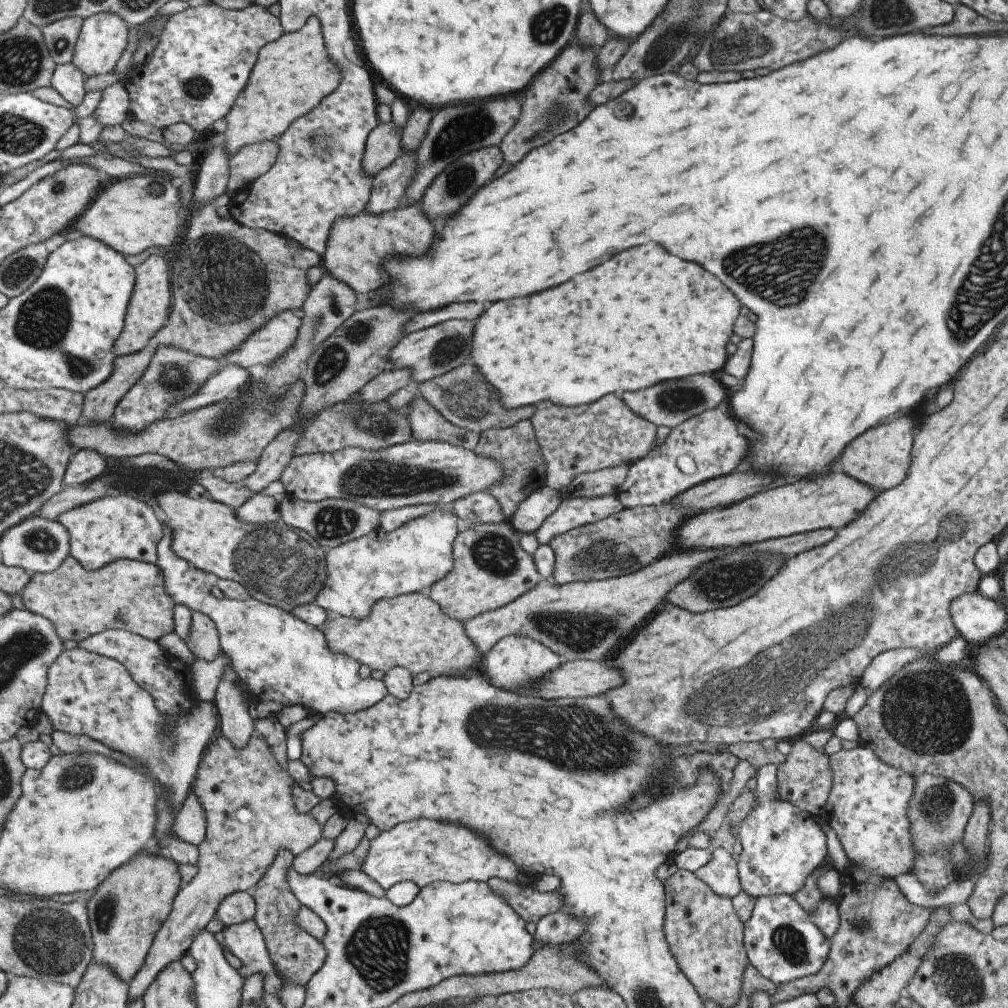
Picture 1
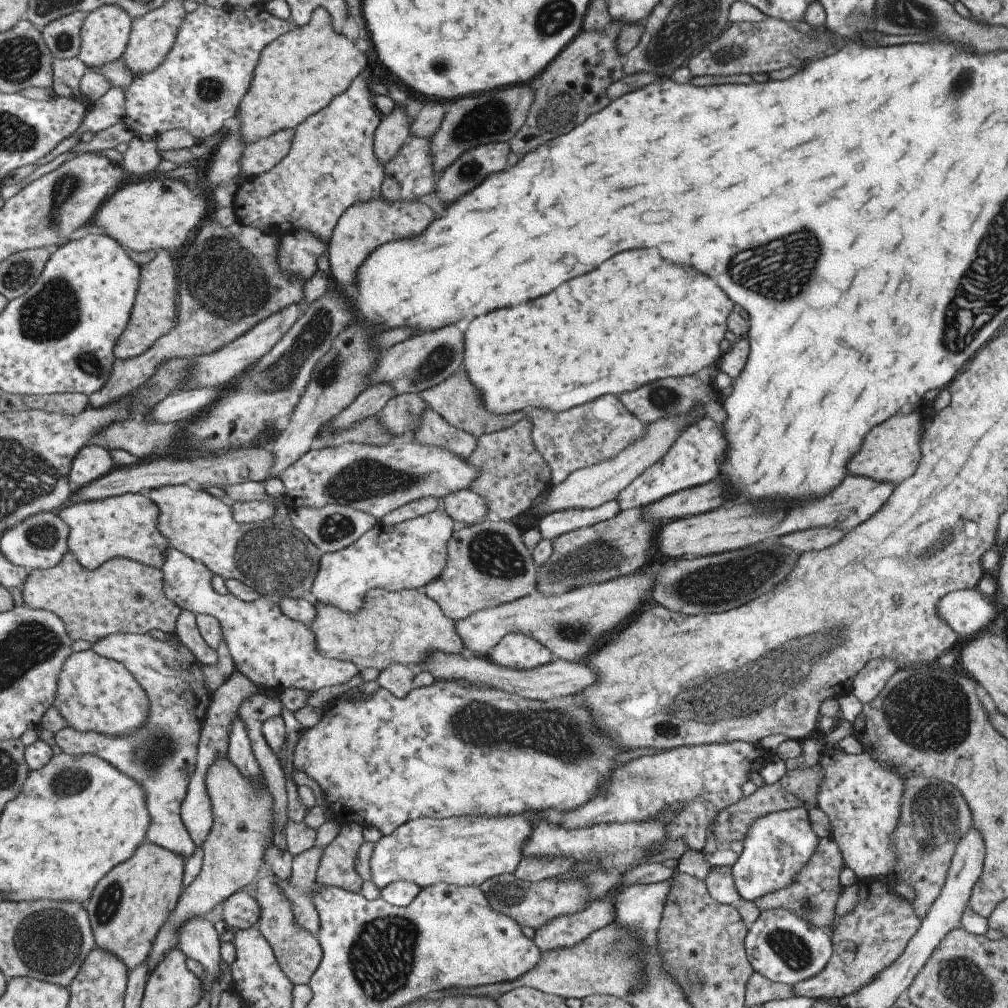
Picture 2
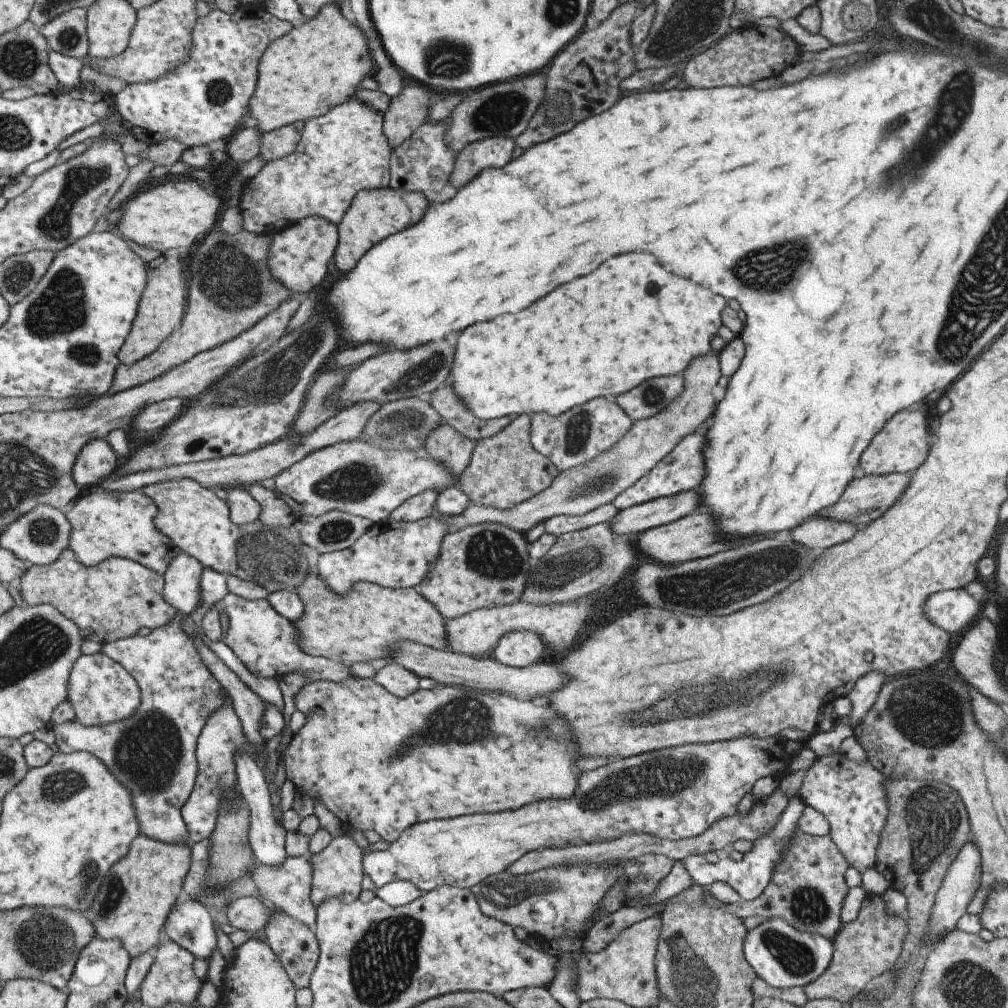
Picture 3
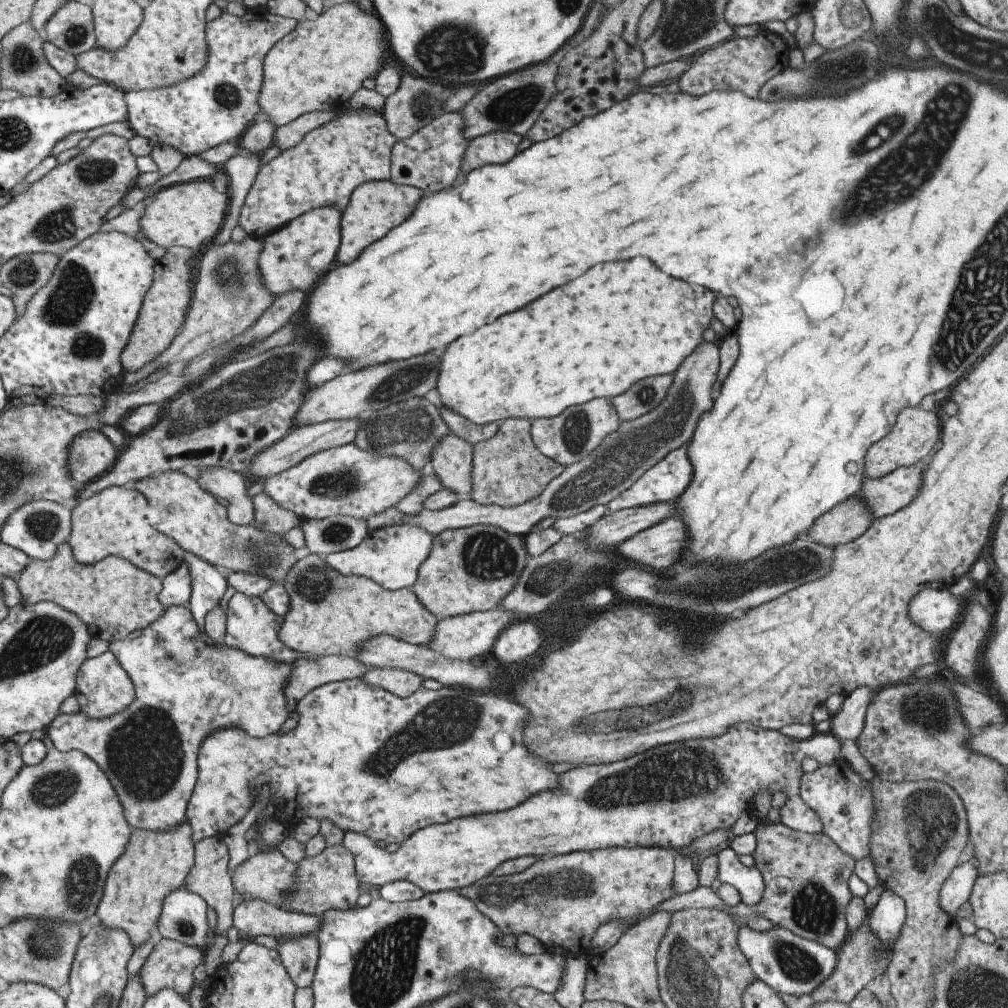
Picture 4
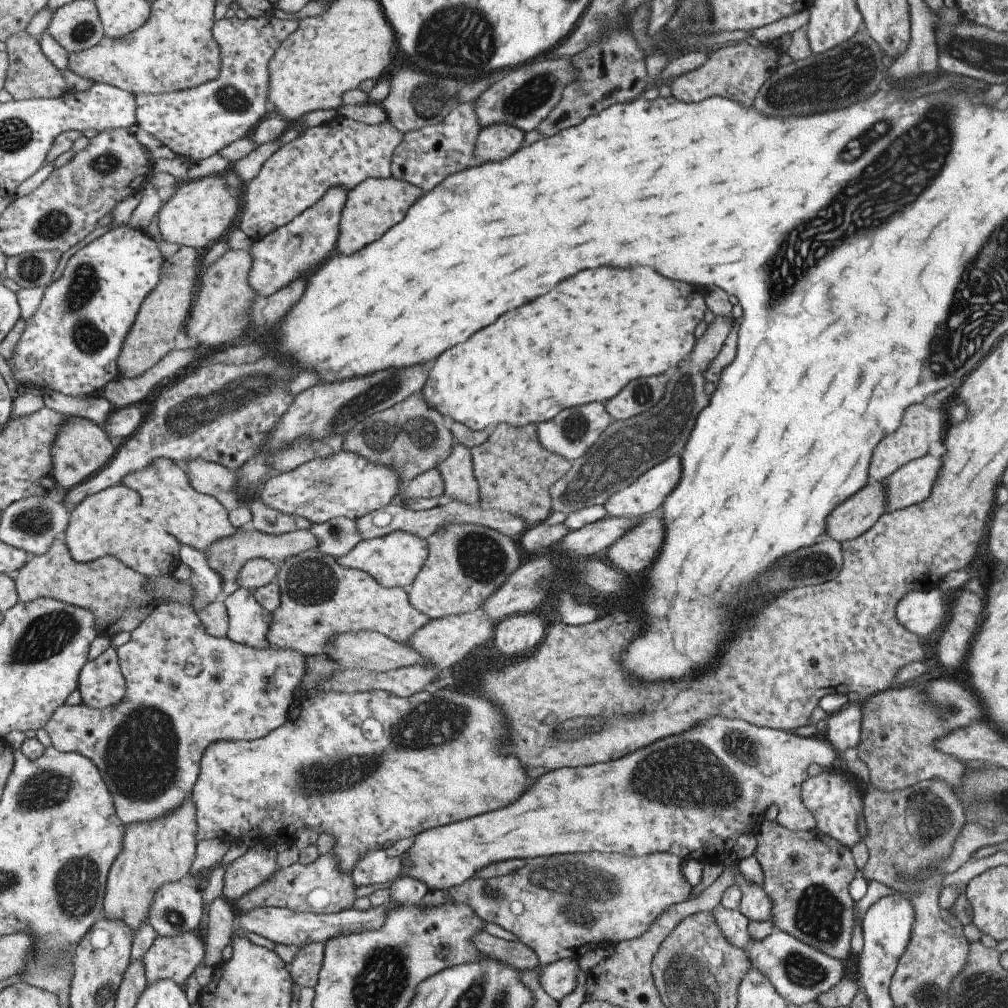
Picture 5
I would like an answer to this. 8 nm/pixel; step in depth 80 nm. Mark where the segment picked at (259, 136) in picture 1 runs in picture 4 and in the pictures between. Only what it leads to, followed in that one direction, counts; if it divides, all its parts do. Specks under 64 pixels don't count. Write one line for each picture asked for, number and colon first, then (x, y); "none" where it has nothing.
2: (297, 74)
3: (317, 65)
4: (317, 66)

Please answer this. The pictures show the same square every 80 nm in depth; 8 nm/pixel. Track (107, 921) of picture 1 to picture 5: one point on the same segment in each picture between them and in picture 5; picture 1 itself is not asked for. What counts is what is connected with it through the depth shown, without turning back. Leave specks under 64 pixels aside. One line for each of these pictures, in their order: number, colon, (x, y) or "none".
2: (127, 906)
3: (133, 898)
4: (152, 863)
5: (153, 852)

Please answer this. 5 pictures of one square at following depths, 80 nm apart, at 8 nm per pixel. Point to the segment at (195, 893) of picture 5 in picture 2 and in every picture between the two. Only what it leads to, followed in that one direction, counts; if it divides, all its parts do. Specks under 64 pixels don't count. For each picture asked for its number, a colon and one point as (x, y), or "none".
2: (197, 939)
3: (187, 923)
4: (182, 917)

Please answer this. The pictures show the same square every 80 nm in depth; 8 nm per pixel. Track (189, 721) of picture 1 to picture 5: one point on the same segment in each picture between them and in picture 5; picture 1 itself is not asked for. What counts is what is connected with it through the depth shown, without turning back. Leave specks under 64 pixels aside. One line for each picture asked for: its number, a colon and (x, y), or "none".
2: (94, 693)
3: (100, 691)
4: (102, 688)
5: (100, 682)

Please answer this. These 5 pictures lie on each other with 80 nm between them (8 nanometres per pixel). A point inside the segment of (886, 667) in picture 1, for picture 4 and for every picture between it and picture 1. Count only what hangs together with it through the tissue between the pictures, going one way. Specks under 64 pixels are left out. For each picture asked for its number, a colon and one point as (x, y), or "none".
2: (870, 679)
3: (863, 692)
4: (846, 725)

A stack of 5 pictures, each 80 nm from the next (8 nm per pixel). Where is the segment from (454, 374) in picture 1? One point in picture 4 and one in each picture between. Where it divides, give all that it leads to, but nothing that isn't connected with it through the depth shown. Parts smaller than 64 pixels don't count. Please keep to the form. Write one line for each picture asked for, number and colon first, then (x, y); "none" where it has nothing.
2: (458, 403)
3: (452, 412)
4: (457, 425)

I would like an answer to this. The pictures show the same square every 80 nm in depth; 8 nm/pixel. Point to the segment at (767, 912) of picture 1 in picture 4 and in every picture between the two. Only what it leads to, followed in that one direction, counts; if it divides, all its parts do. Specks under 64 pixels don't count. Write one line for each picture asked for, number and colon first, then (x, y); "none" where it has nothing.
2: (784, 949)
3: (783, 957)
4: (790, 965)

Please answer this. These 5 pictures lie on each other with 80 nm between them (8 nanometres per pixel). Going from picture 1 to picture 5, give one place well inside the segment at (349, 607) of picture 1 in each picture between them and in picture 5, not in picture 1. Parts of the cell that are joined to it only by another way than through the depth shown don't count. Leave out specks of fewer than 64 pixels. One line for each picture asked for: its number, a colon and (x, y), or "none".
2: (407, 555)
3: (393, 554)
4: (390, 556)
5: (393, 560)

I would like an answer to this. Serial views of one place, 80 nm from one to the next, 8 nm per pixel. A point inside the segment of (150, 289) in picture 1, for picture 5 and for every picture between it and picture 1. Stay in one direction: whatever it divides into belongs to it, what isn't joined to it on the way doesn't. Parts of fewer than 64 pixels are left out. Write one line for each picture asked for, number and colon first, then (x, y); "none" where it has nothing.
2: (153, 313)
3: (161, 305)
4: (161, 314)
5: (151, 335)

